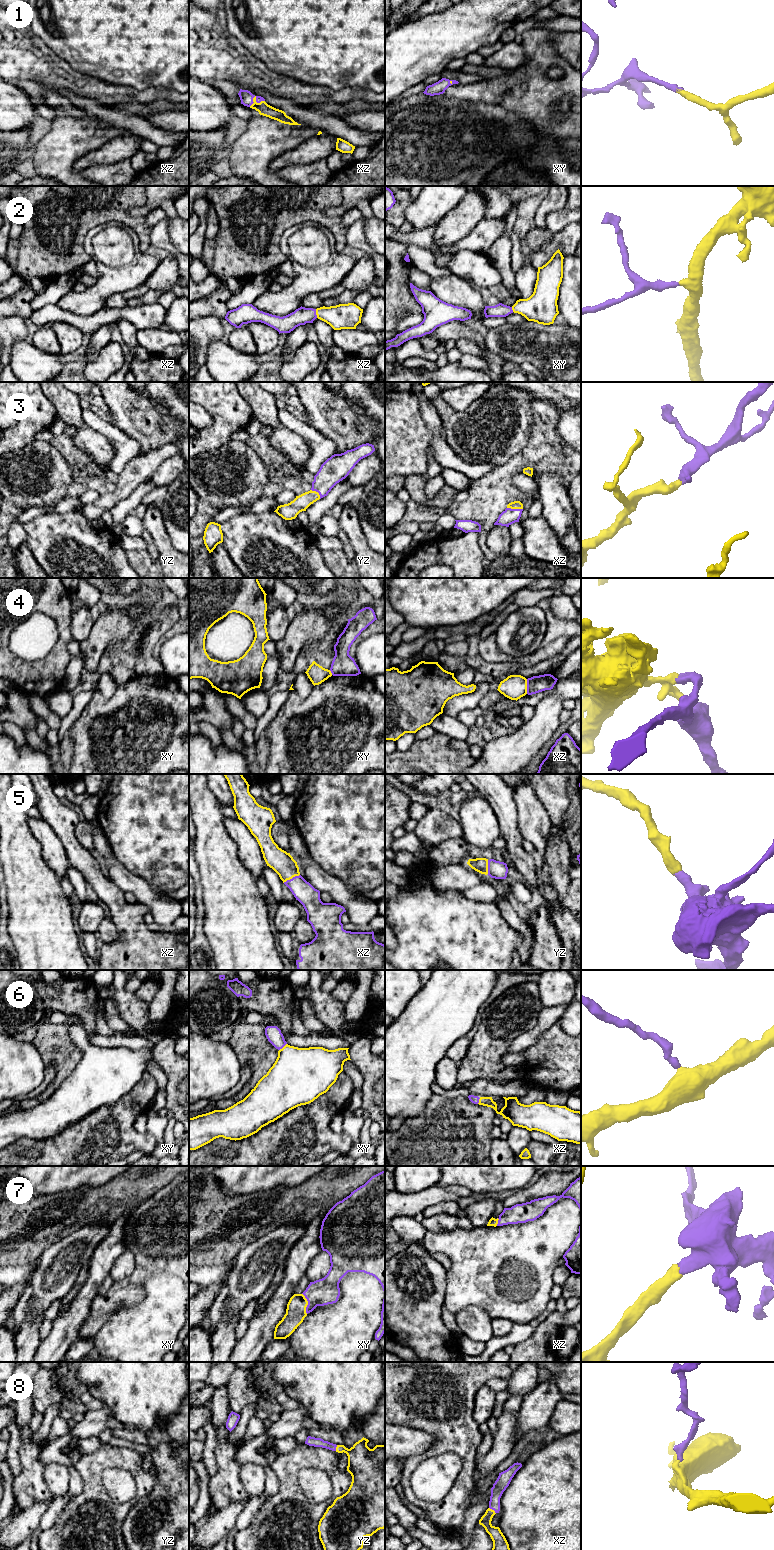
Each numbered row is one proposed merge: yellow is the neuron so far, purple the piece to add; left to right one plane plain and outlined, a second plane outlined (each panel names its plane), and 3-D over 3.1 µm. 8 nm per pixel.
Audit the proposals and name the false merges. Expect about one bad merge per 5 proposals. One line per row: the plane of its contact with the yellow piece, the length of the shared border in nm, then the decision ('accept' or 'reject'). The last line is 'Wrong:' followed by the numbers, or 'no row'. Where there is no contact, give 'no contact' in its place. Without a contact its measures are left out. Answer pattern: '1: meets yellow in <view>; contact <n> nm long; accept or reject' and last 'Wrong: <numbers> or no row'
1: meets yellow in xz; contact 140 nm long; accept
2: meets yellow in xz; contact 70 nm long; accept
3: meets yellow in xz; contact 130 nm long; accept
4: meets yellow in xz; contact 120 nm long; reject
5: meets yellow in xz; contact 150 nm long; accept
6: meets yellow in xy; contact 90 nm long; accept
7: meets yellow in xy; contact 170 nm long; accept
8: meets yellow in xz; contact 80 nm long; accept
Wrong: 4

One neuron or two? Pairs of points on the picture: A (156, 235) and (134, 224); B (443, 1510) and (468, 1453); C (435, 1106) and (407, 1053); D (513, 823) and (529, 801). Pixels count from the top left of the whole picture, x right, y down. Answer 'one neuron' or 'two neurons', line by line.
A: two neurons
B: one neuron
C: two neurons
D: two neurons

